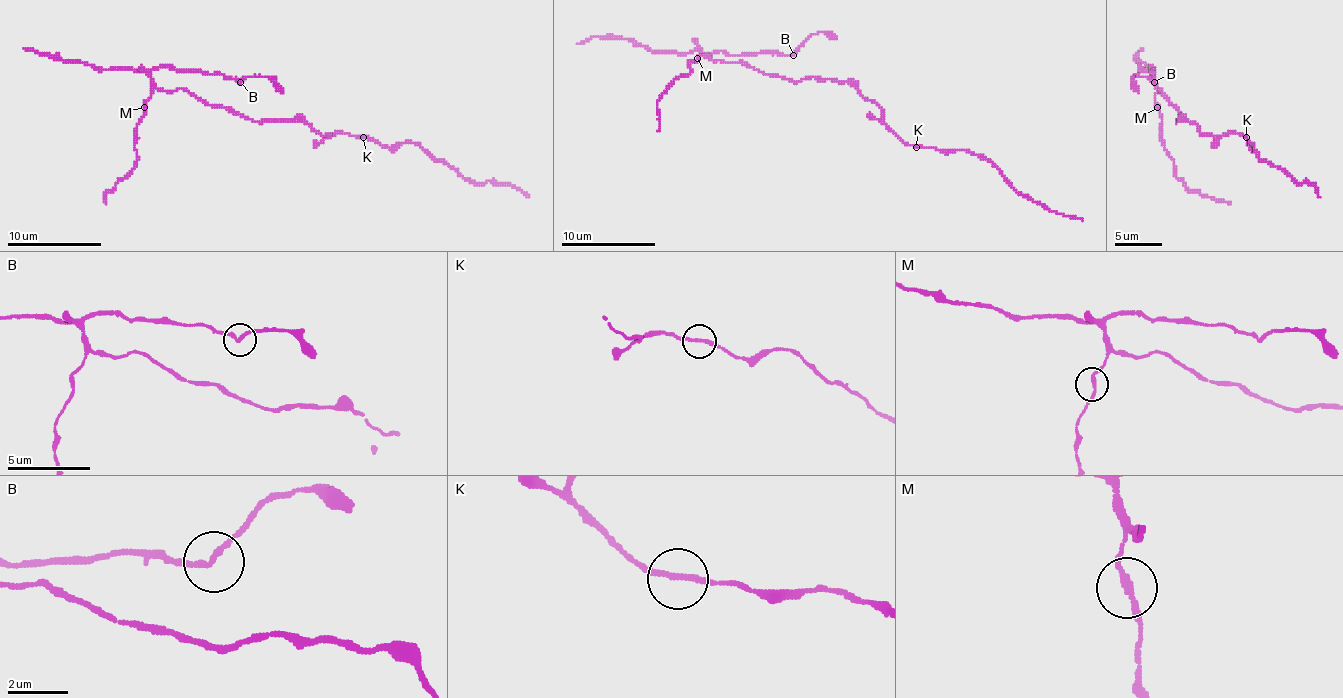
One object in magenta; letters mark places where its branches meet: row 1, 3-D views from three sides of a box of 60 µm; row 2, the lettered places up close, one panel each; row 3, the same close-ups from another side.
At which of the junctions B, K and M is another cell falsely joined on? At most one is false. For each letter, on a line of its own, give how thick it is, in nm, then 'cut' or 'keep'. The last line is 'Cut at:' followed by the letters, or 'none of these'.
B: calibre 190 nm; keep
K: calibre 190 nm; keep
M: calibre 190 nm; keep
Cut at: none of these

